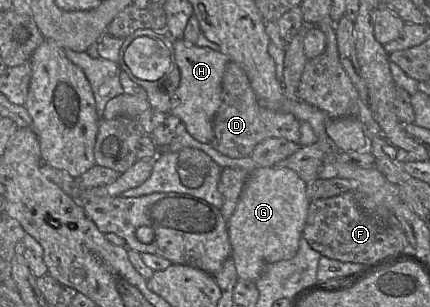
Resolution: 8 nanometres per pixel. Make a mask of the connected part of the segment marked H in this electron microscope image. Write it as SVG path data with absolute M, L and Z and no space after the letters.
M183 39L173 41L174 54L180 72L180 84L170 113L185 123L187 131L198 141L210 144L214 137L213 119L222 100L222 79L230 58L209 47L187 44Z

